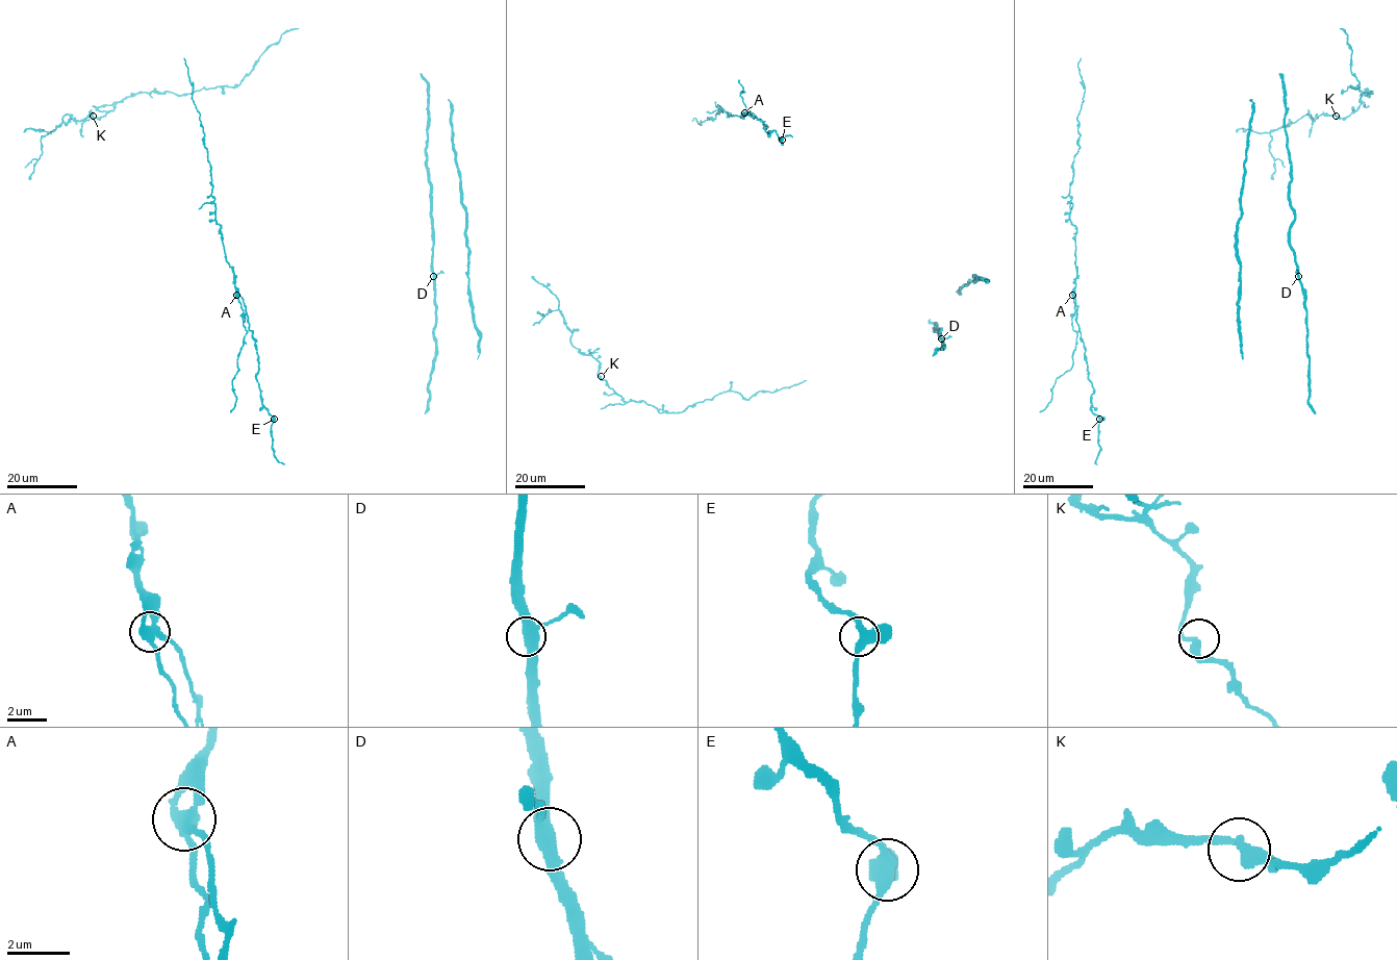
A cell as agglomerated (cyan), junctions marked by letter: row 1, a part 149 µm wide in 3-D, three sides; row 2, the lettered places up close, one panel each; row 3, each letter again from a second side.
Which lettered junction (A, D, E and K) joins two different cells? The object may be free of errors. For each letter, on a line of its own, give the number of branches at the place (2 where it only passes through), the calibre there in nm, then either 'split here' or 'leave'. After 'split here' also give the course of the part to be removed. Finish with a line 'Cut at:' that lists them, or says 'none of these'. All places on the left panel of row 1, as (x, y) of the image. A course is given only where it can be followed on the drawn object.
A: branches 3; calibre 360 nm; split here; course (237, 295), (247, 332), (237, 357), (238, 370), (232, 379), (236, 400), (230, 412)
D: branches 3; calibre 400 nm; leave
E: branches 3; calibre 400 nm; leave
K: branches 2; calibre 340 nm; leave
Cut at: A

